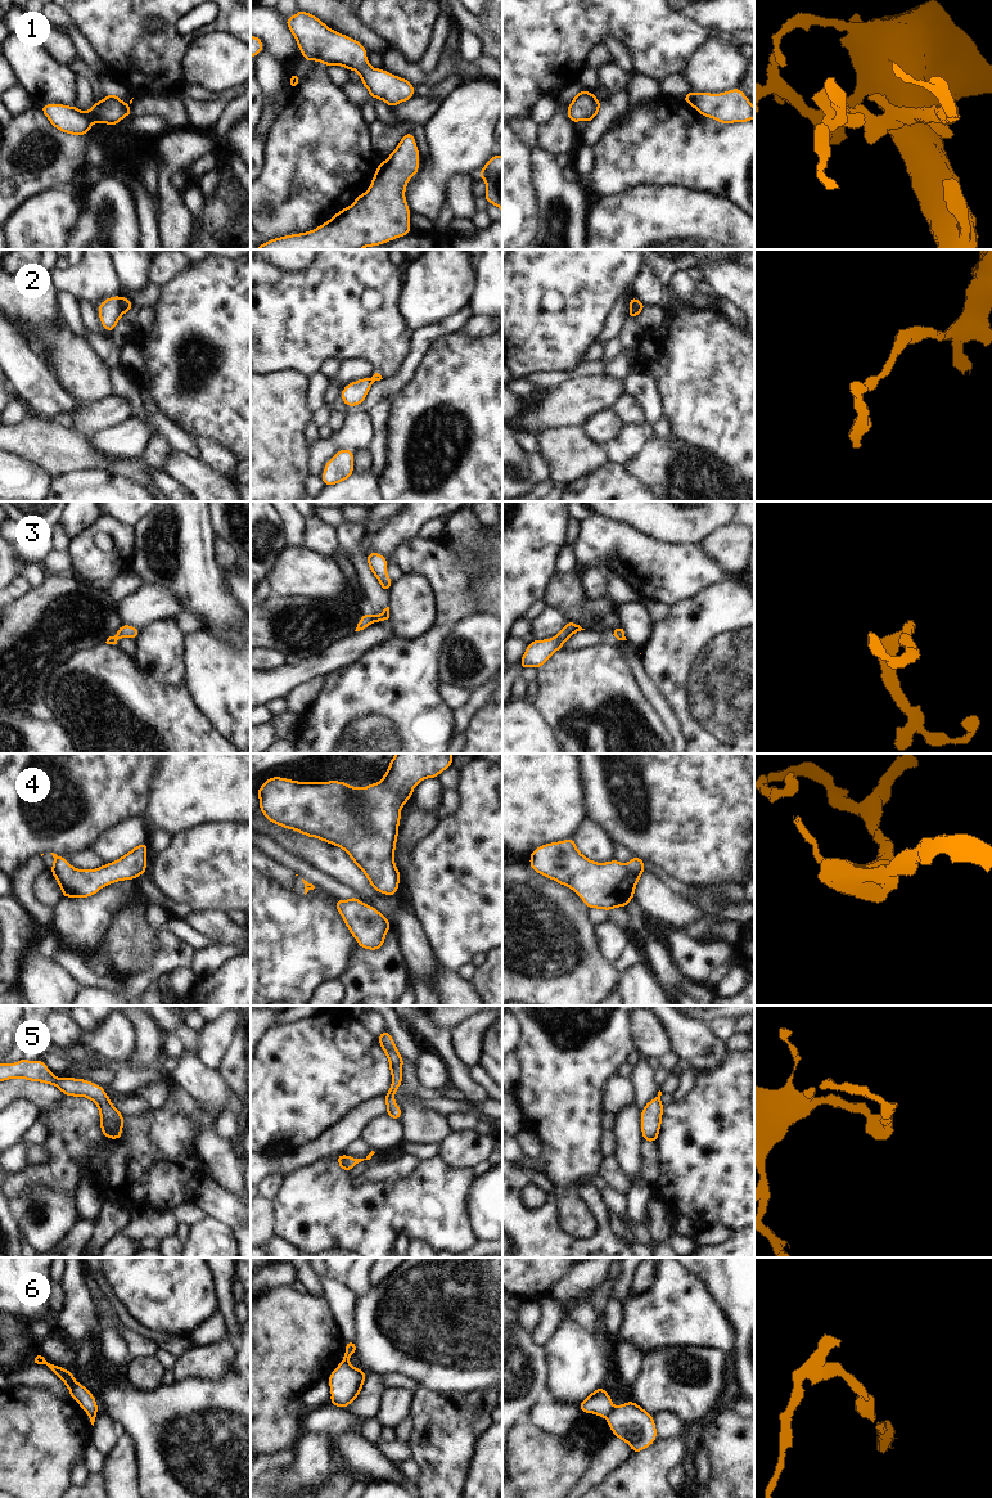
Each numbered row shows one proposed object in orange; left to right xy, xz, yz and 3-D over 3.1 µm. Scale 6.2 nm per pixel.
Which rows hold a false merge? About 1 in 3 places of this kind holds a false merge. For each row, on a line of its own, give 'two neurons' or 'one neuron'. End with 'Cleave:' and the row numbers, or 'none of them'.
1: one neuron
2: two neurons
3: one neuron
4: two neurons
5: one neuron
6: two neurons
Cleave: 2, 4, 6

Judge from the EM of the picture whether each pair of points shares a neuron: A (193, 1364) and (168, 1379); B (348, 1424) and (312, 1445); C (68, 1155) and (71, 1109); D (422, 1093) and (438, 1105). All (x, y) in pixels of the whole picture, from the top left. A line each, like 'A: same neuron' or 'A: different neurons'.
A: different neurons
B: different neurons
C: same neuron
D: different neurons

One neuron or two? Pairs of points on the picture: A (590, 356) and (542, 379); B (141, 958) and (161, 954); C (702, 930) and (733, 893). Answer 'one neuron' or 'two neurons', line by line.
A: two neurons
B: two neurons
C: two neurons

